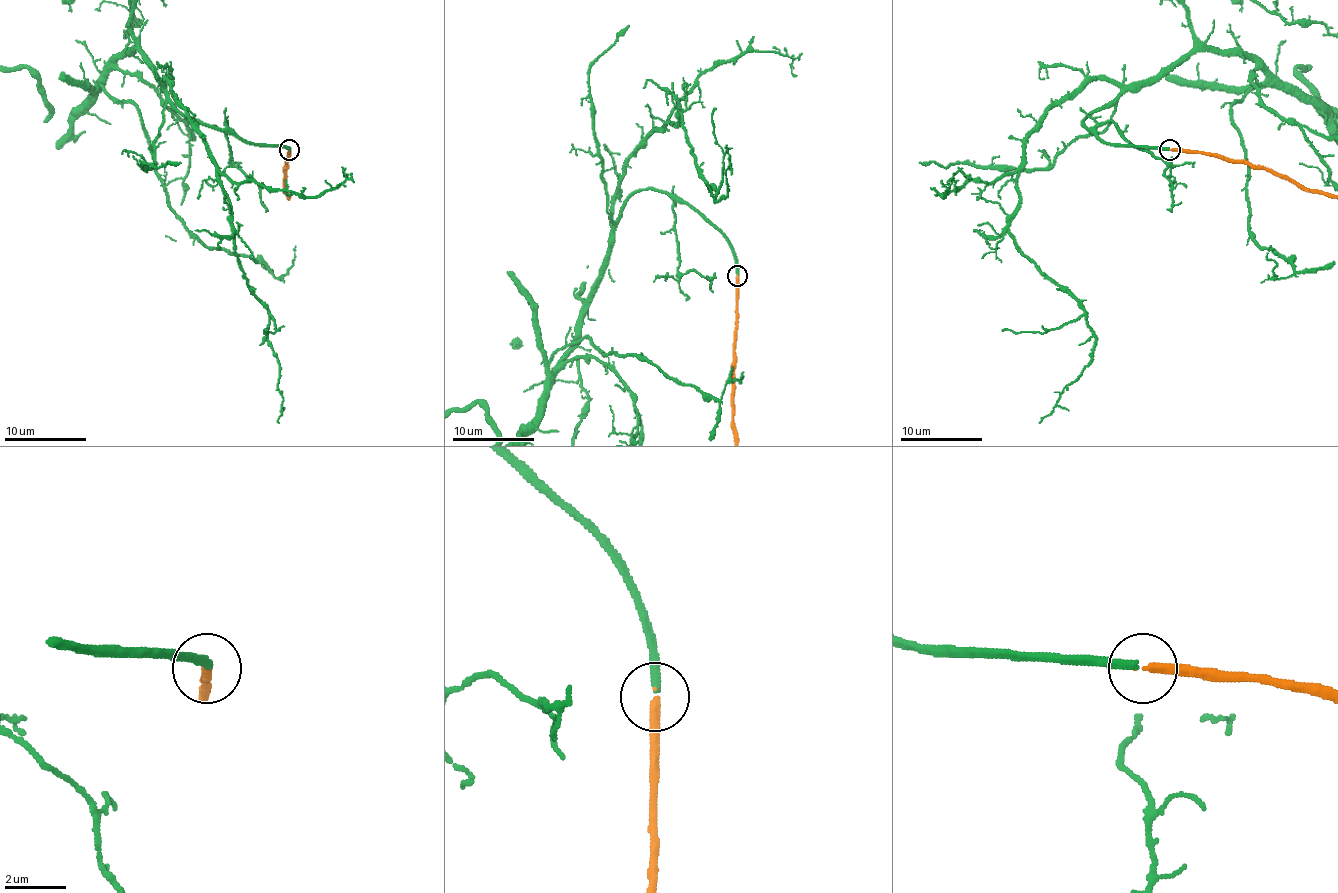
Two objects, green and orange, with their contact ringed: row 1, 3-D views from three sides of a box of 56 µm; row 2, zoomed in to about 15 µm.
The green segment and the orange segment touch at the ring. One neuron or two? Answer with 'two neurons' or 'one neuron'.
one neuron

